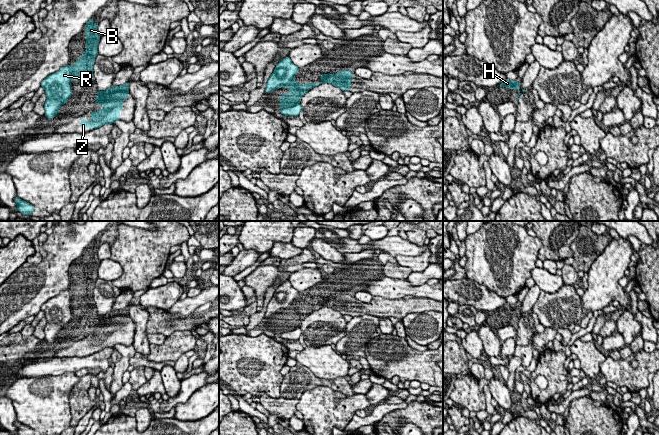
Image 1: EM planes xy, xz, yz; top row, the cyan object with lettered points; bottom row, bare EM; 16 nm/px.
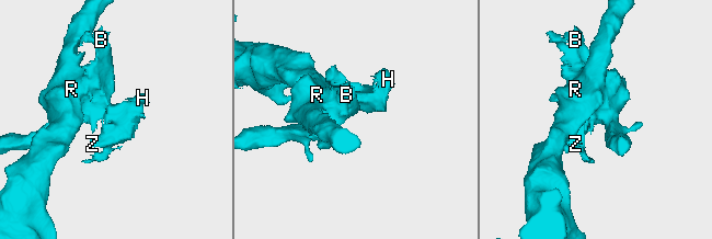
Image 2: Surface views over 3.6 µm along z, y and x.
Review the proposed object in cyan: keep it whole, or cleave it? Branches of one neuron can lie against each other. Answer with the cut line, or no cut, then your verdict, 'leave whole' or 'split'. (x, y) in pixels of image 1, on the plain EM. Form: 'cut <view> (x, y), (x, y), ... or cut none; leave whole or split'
cut none; leave whole

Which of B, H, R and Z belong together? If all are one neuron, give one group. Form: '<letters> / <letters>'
B H R Z

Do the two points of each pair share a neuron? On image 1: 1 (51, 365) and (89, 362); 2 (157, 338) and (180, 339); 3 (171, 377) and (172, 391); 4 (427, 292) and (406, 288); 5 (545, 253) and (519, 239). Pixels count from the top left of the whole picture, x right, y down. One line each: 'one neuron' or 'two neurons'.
1: one neuron
2: two neurons
3: one neuron
4: one neuron
5: two neurons

